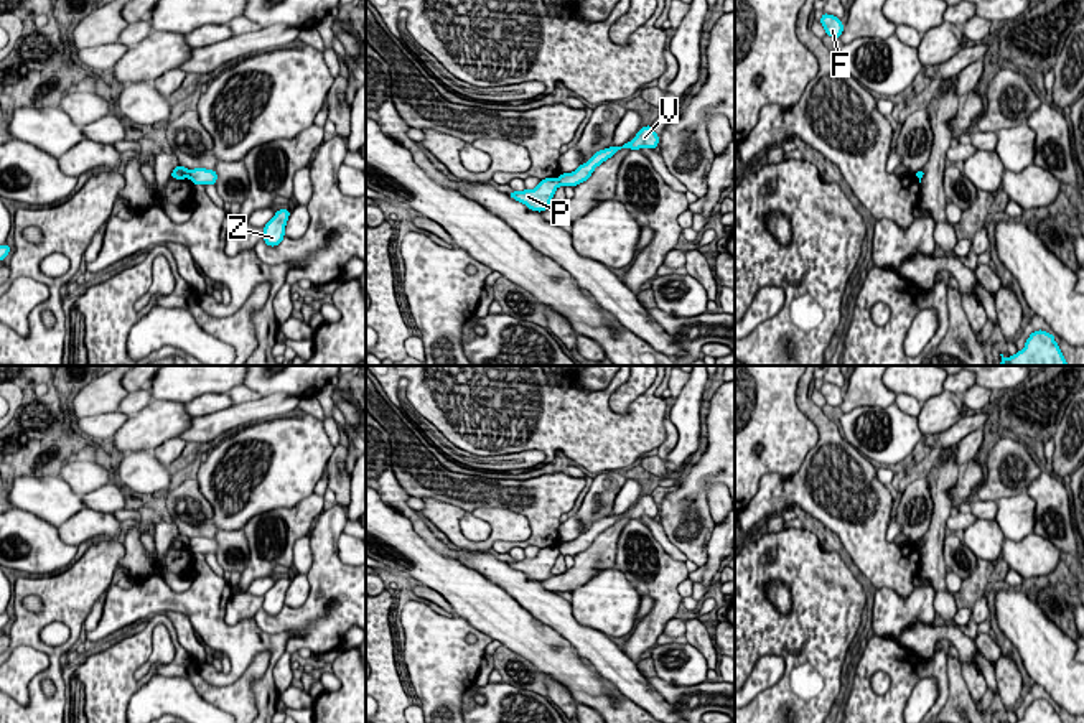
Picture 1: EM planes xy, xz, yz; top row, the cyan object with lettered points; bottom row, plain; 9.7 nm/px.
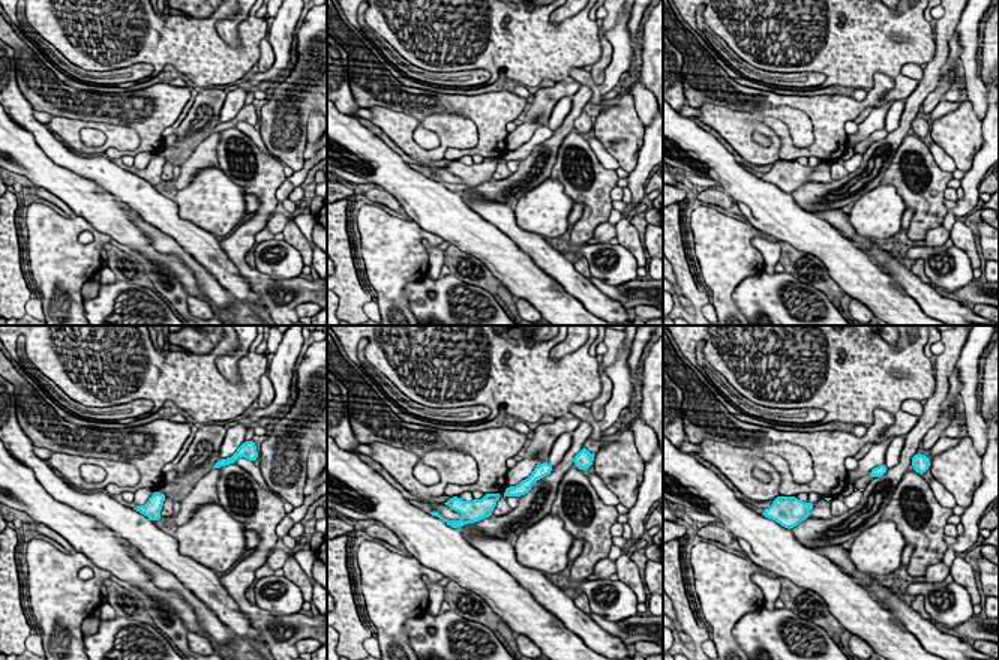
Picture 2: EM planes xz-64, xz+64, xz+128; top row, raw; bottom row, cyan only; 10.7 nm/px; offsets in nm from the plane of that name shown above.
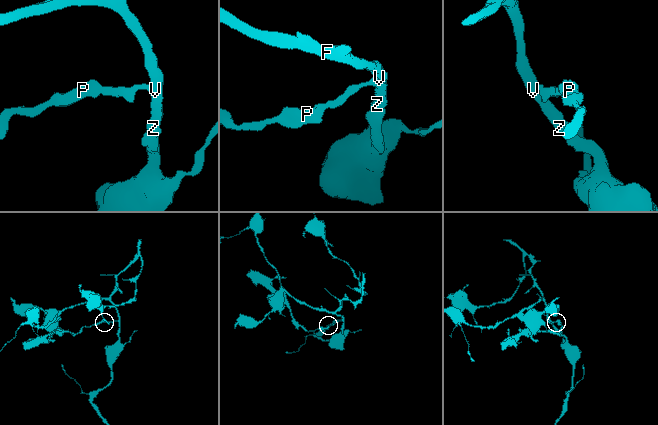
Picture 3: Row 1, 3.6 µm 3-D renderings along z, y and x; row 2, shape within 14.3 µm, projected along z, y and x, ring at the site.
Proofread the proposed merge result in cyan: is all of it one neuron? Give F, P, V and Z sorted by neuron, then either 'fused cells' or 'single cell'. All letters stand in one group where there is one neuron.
F V Z / P | fused cells

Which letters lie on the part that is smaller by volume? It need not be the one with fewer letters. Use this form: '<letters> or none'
P

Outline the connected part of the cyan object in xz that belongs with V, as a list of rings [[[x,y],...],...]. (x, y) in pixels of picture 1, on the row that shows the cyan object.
[[[651,125],[641,127],[636,137],[631,142],[626,142],[619,147],[610,147],[605,150],[596,152],[586,163],[580,165],[572,173],[562,173],[558,176],[560,186],[572,186],[586,181],[596,166],[600,166],[603,161],[611,158],[618,150],[629,148],[629,150],[641,150],[642,147],[654,150],[659,145],[659,135],[654,132]]]

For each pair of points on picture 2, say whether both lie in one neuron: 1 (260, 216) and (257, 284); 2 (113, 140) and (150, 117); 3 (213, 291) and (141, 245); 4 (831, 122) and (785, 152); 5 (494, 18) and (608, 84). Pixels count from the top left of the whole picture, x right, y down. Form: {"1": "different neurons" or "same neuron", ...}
{"1": "same neuron", "2": "different neurons", "3": "different neurons", "4": "same neuron", "5": "different neurons"}

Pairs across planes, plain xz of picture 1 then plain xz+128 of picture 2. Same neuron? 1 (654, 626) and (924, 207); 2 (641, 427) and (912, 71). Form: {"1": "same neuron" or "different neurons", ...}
{"1": "same neuron", "2": "different neurons"}

